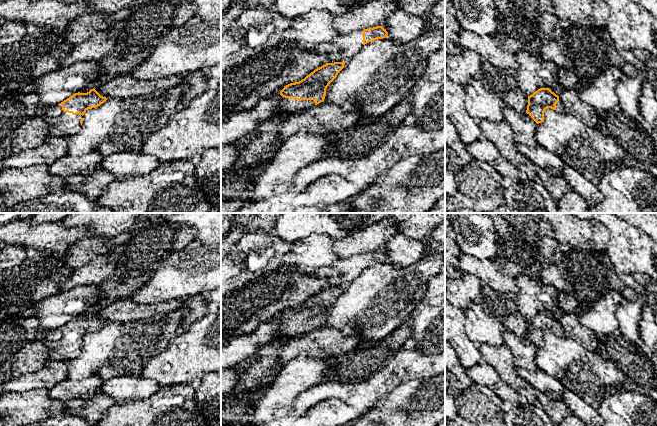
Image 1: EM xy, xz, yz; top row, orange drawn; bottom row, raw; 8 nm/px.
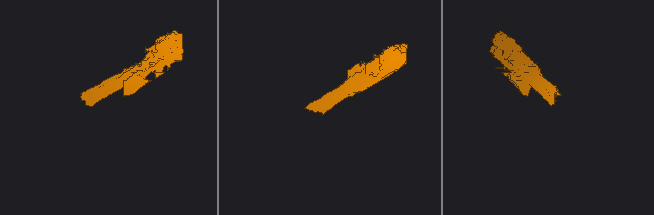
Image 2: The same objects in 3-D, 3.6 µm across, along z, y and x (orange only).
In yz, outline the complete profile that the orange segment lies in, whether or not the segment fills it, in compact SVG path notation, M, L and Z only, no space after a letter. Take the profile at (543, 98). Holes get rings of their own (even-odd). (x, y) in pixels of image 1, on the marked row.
M540 88L528 96L526 113L529 114L537 124L544 121L544 112L547 108L558 112L567 112L559 96L549 88Z

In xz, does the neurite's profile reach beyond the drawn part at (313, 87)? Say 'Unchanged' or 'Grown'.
Grown

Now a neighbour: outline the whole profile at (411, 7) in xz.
M395 0L397 8L408 15L424 15L433 5L441 0Z

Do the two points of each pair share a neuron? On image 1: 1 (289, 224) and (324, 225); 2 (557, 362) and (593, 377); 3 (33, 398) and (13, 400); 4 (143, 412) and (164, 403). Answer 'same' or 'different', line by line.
1: same
2: same
3: same
4: same

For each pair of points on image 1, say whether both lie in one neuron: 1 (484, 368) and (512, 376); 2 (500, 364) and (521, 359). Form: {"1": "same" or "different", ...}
{"1": "different", "2": "different"}

